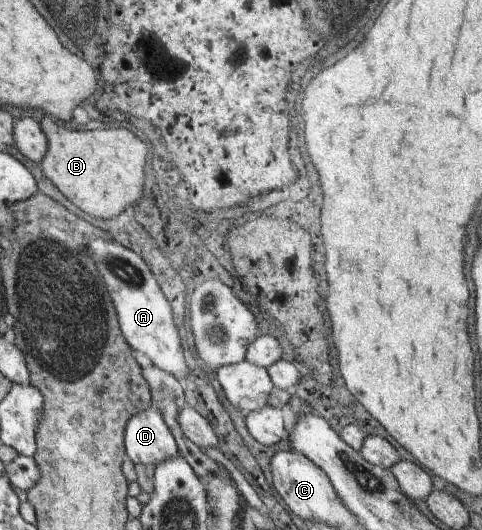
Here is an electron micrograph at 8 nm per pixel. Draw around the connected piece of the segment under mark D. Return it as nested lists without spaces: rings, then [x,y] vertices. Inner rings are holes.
[[[154,405],[130,417],[125,426],[124,444],[126,458],[134,464],[158,466],[168,458],[179,457],[174,436]]]

